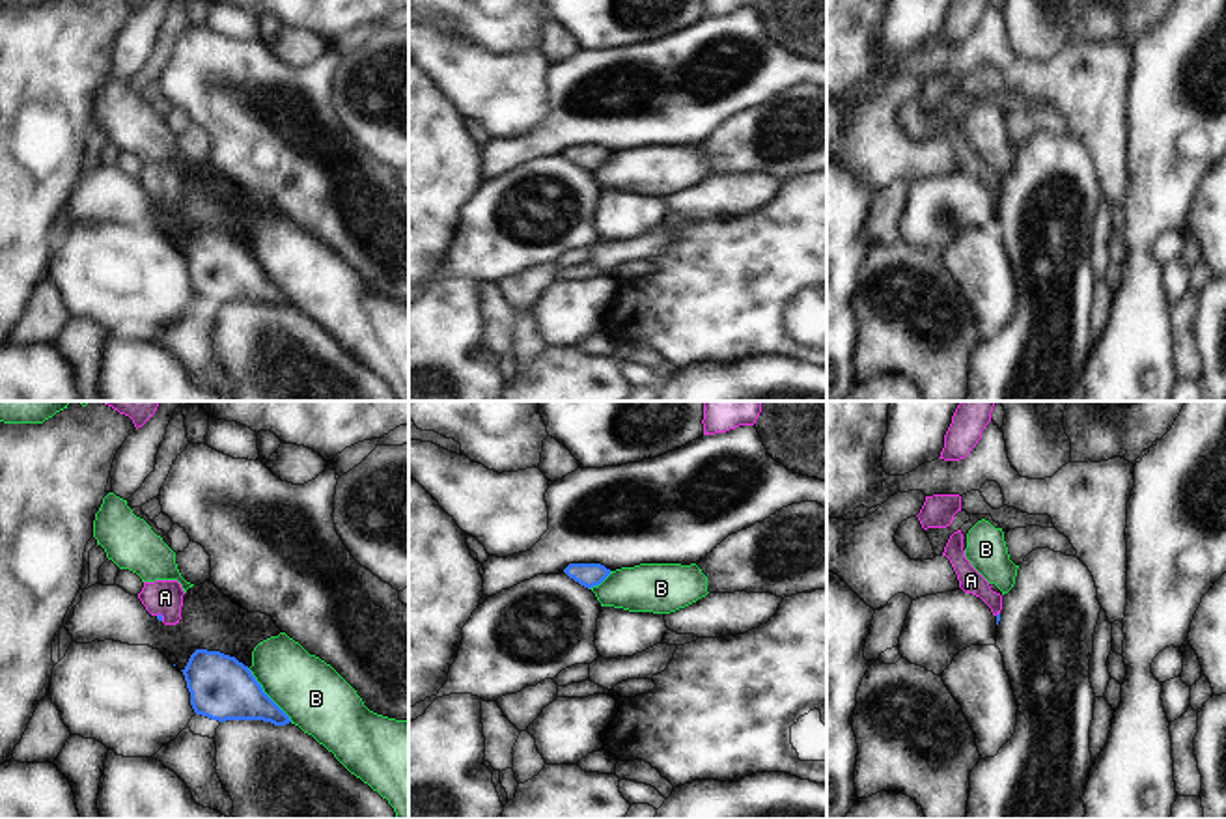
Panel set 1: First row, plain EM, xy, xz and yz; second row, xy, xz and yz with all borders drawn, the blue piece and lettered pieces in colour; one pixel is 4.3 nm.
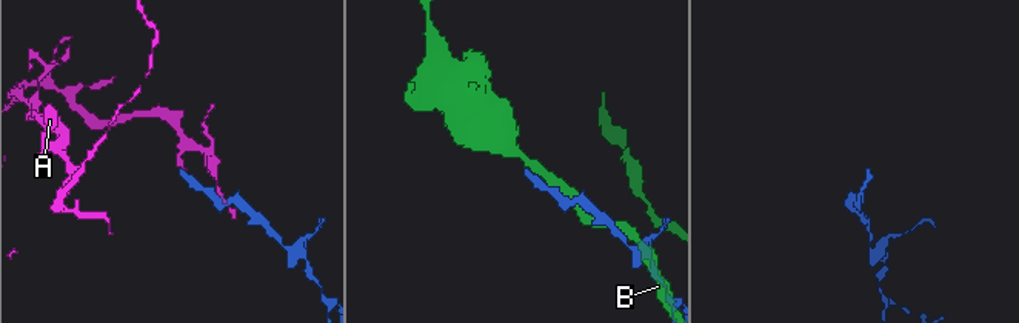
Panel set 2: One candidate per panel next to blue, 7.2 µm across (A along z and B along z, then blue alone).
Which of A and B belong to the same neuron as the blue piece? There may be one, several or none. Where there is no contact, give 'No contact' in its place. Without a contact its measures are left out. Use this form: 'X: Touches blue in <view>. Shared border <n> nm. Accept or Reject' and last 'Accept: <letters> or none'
A: Touches blue in xy. Shared border 40 nm. Accept
B: Touches blue in xy. Shared border 300 nm. Reject
Accept: A.

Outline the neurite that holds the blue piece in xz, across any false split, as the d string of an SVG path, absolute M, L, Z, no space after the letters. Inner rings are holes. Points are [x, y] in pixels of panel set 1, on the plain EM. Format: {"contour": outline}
{"contour": "M569 146L564 155L590 172L599 168L610 157L610 151L601 146Z"}

